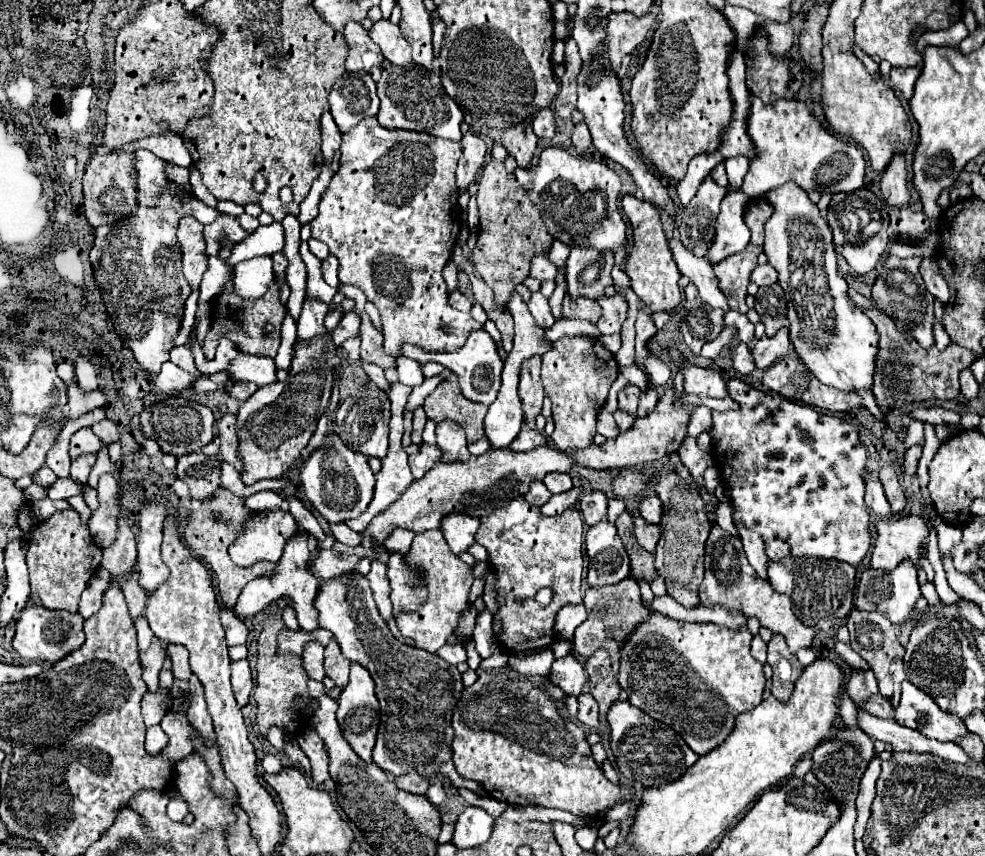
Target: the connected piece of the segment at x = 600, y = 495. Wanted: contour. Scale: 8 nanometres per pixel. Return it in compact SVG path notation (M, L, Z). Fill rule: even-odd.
M603 491L583 493L579 497L579 511L587 525L597 525L607 515L607 497Z

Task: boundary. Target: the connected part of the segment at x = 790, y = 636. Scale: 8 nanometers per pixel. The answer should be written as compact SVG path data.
M719 525L711 527L707 539L707 575L703 579L703 585L699 587L699 597L701 603L707 607L723 605L729 611L741 611L745 617L757 617L763 627L771 629L771 633L779 633L787 639L791 653L809 649L815 639L813 627L803 625L791 611L791 599L773 591L769 581L763 581L755 575L755 569L743 555L741 539L723 531Z

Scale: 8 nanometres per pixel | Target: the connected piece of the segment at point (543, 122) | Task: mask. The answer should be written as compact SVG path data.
M551 107L539 111L539 115L533 121L533 131L537 137L547 137L547 139L555 135L555 113Z

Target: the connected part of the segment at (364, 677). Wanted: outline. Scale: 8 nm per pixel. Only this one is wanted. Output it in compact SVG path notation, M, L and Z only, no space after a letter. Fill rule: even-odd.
M351 663L349 685L341 691L341 695L337 699L337 703L339 703L337 721L339 721L339 727L341 727L341 733L343 733L345 741L351 743L351 749L365 763L373 763L371 749L375 745L375 735L377 735L377 729L379 729L379 701L377 701L373 691L375 691L375 685L373 685L373 679L371 679L369 671L365 667L361 667L359 663Z

